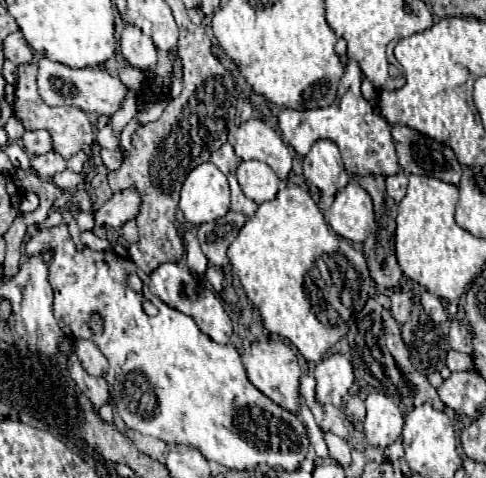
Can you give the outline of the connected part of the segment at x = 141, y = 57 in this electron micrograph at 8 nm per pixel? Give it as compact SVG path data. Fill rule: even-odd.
M127 25L121 33L121 53L129 61L131 67L147 71L155 67L157 55L153 41L141 31L135 29L135 25Z

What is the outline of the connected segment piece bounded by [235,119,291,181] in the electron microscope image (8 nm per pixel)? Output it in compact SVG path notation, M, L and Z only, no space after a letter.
M249 119L239 125L235 133L235 153L243 159L257 159L267 163L279 179L287 179L291 173L291 153L281 137L261 119Z

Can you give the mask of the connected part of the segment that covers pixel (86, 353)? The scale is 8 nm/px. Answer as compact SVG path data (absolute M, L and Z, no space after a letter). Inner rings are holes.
M75 341L75 353L89 375L103 377L107 373L107 359L93 341Z

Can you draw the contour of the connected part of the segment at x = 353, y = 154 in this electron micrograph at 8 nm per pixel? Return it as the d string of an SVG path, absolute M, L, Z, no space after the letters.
M355 61L347 63L347 69L339 81L337 99L333 105L329 105L325 109L309 109L309 111L281 109L279 127L281 127L281 133L285 131L285 139L299 155L307 155L309 147L317 139L329 139L329 141L337 143L341 157L343 157L343 169L349 175L389 177L389 175L395 175L401 171L399 163L397 163L395 143L391 137L391 123L387 119L383 119L381 115L375 115L373 107L363 99L361 69Z

